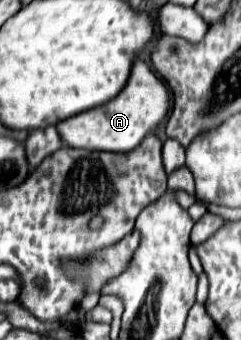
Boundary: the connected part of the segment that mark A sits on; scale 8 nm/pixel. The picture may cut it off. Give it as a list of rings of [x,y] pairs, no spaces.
[[[138,60],[138,64],[134,64],[134,72],[130,72],[130,80],[126,82],[126,88],[122,88],[122,92],[114,100],[98,108],[80,112],[72,118],[66,118],[60,124],[56,124],[56,128],[64,144],[70,148],[130,152],[150,132],[154,132],[154,128],[168,116],[168,110],[170,110],[168,88],[146,62]]]

